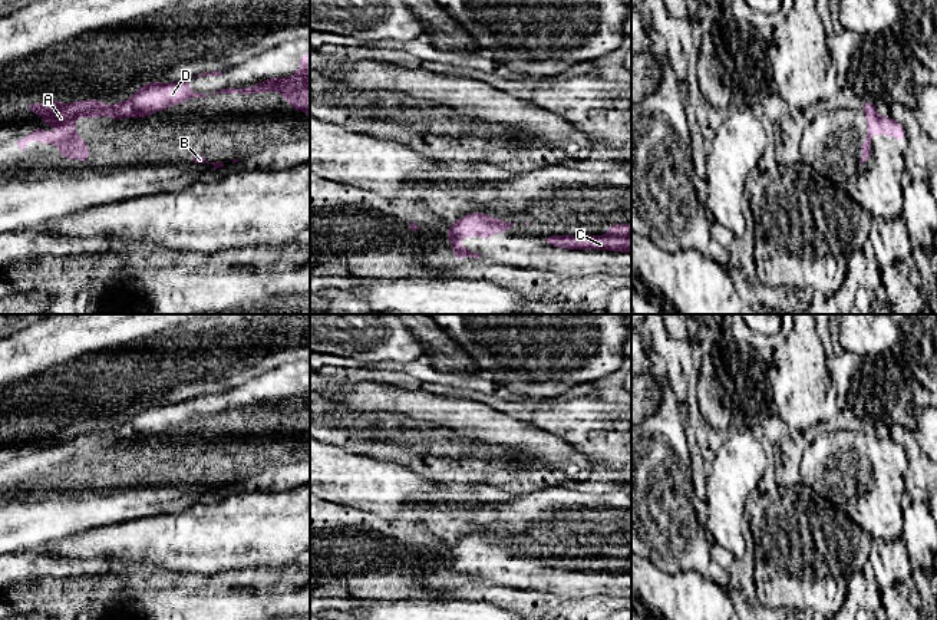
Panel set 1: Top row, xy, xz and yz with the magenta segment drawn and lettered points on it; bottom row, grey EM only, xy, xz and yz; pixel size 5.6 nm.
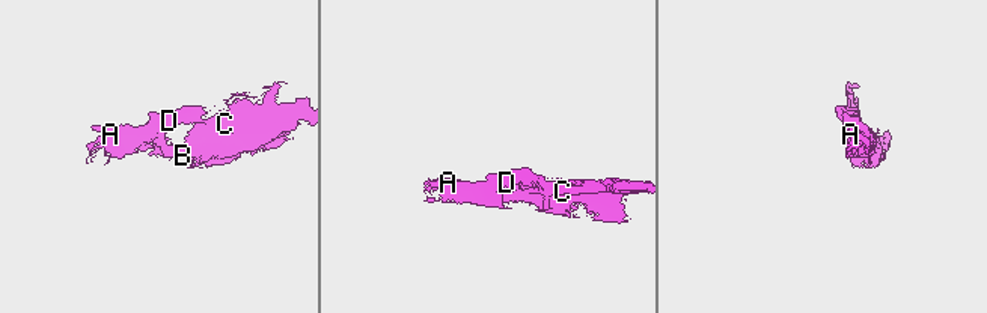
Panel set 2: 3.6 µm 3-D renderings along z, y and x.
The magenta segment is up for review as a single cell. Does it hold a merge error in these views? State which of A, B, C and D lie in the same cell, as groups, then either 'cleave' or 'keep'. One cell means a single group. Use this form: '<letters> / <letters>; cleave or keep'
A B C D; keep

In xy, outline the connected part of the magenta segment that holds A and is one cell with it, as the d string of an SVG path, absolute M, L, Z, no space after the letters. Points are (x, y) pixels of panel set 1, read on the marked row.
M192 78L172 83L149 82L142 85L128 100L108 106L98 99L63 103L59 100L46 100L43 103L26 103L26 111L42 115L46 119L37 129L26 133L17 145L22 151L34 138L36 144L49 142L56 145L62 158L82 159L89 162L89 146L83 138L76 133L75 121L77 118L105 118L108 113L113 121L122 118L148 118L172 105L179 105L192 98L205 98L205 93L197 93L188 88Z

